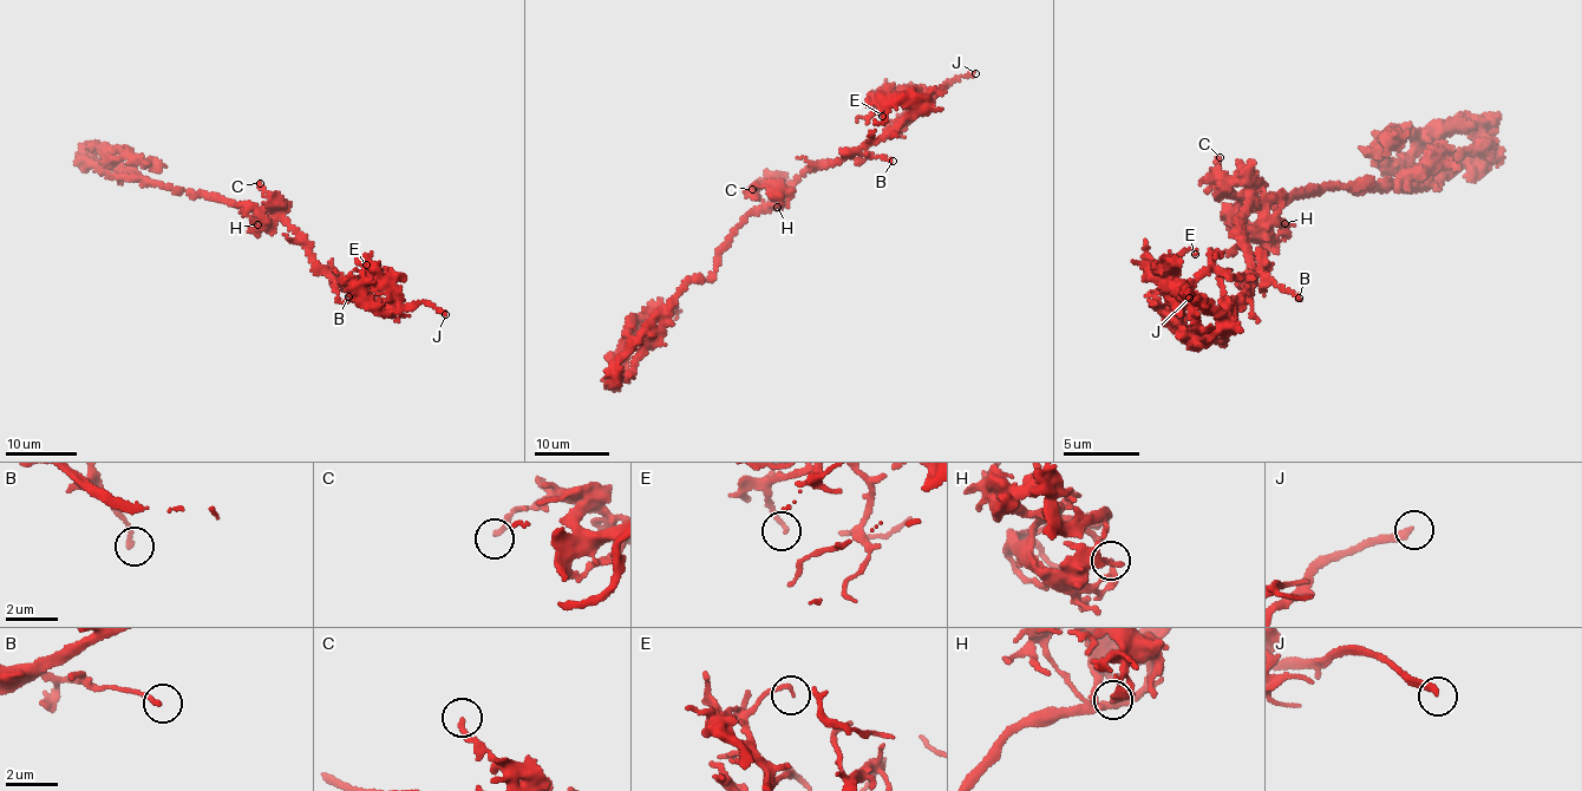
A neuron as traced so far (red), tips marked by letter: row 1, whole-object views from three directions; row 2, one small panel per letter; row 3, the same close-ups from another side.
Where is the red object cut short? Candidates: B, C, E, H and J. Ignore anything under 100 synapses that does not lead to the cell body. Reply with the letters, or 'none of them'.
J

